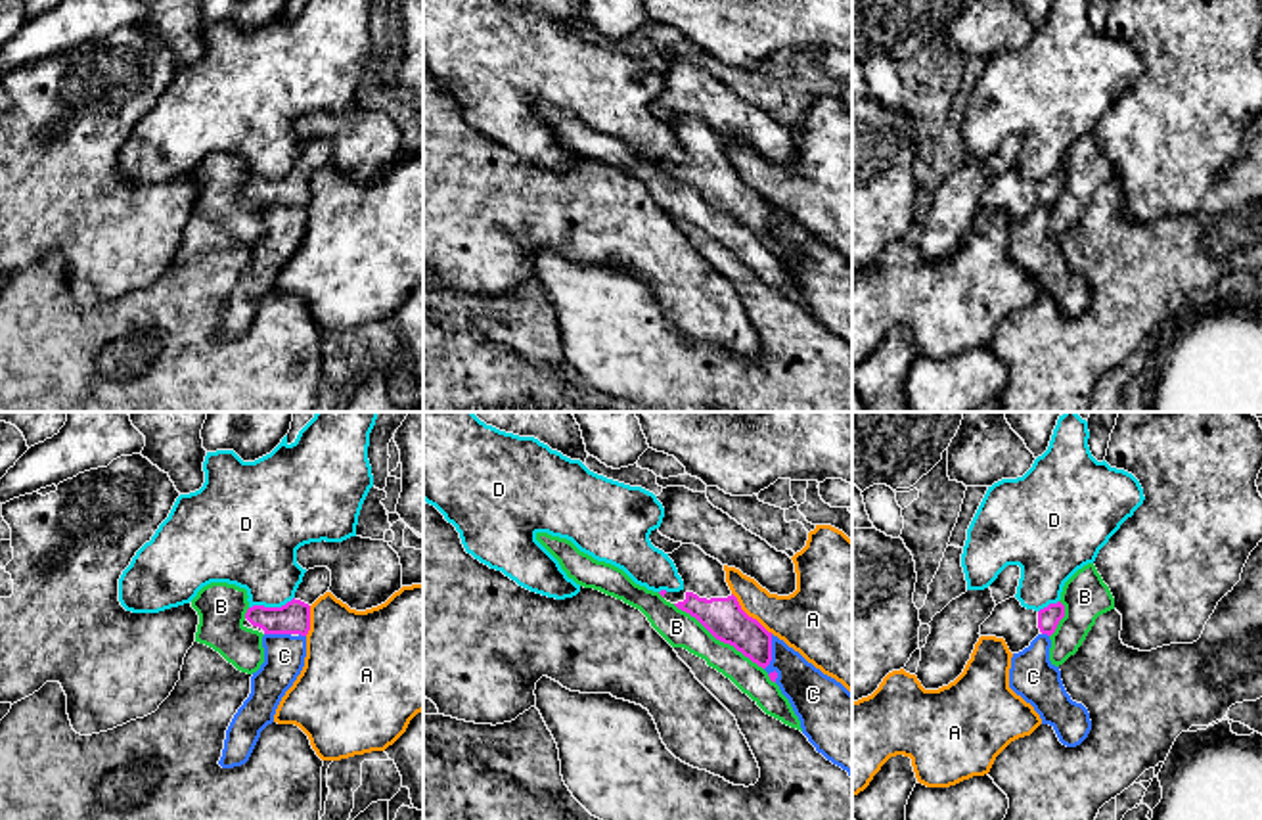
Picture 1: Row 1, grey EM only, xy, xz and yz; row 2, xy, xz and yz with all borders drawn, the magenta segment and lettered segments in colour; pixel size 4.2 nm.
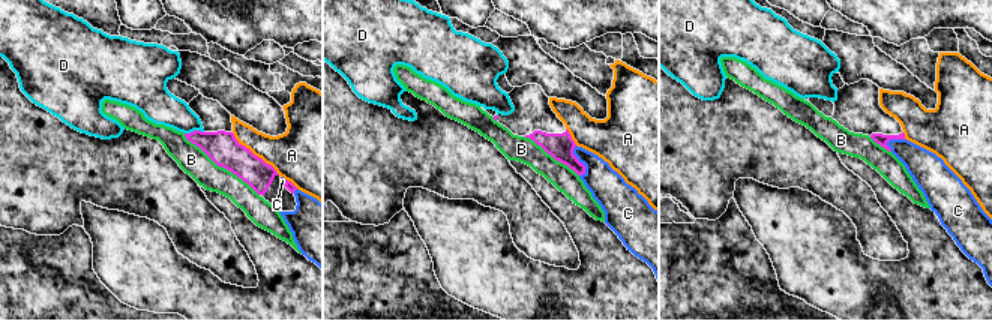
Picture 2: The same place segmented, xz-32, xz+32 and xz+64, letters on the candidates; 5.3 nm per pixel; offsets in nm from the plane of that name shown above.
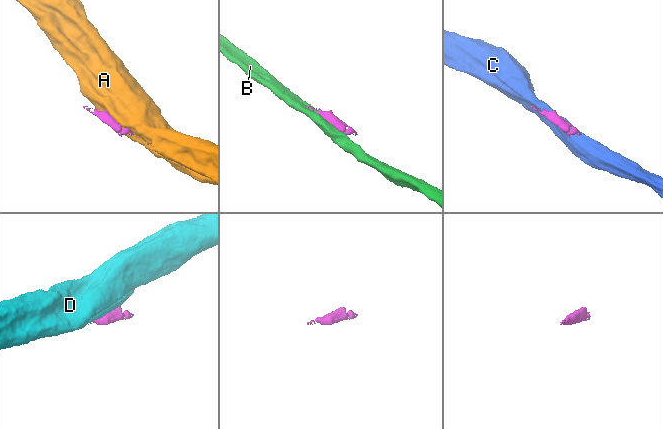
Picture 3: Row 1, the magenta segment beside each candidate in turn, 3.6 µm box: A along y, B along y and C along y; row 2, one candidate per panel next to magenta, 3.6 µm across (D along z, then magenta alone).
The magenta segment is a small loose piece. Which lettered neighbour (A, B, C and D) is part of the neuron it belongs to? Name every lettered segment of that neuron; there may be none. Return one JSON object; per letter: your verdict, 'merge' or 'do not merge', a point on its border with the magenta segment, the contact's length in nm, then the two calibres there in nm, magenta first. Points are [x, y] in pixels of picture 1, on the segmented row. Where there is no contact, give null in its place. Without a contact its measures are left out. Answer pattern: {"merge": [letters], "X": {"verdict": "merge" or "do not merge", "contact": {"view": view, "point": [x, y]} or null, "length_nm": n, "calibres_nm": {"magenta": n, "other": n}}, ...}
{"merge": [], "A": {"verdict": "do not merge", "contact": {"view": "xz", "point": [747, 615]}, "length_nm": 240, "calibres_nm": {"magenta": 170, "other": 260}}, "B": {"verdict": "do not merge", "contact": {"view": "xz", "point": [719, 638]}, "length_nm": 480, "calibres_nm": {"magenta": 170, "other": 150}}, "C": {"verdict": "do not merge", "contact": {"view": "xz", "point": [770, 652]}, "length_nm": 160, "calibres_nm": {"magenta": 170, "other": 200}}, "D": {"verdict": "do not merge", "contact": {"view": "xy", "point": [270, 608]}, "length_nm": 200, "calibres_nm": {"magenta": 140, "other": 340}}}

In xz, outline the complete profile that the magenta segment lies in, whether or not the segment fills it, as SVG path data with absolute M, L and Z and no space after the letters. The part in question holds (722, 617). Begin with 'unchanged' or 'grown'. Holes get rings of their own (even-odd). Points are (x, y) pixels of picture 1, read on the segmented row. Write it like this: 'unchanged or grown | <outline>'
grown | M695 544L668 554L684 581L680 592L659 594L695 617L716 640L733 646L758 667L772 661L772 632L749 617L726 582L724 565Z

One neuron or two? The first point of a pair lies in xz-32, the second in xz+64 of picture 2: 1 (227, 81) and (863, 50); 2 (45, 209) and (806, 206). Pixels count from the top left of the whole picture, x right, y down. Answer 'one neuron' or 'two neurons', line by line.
1: one neuron
2: two neurons

